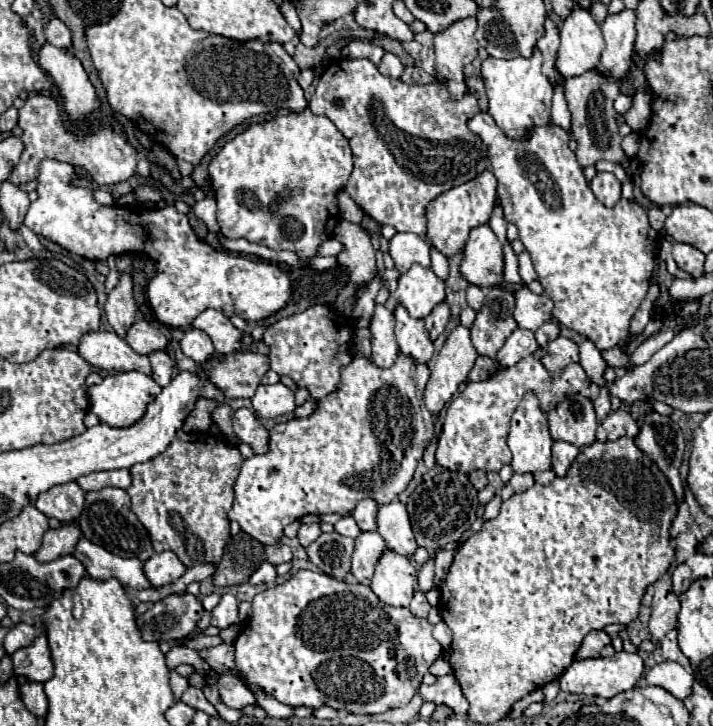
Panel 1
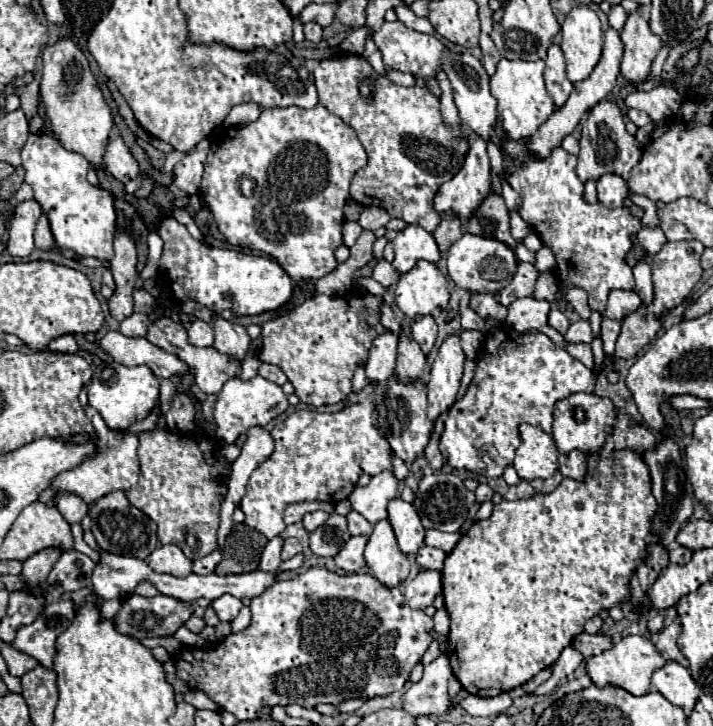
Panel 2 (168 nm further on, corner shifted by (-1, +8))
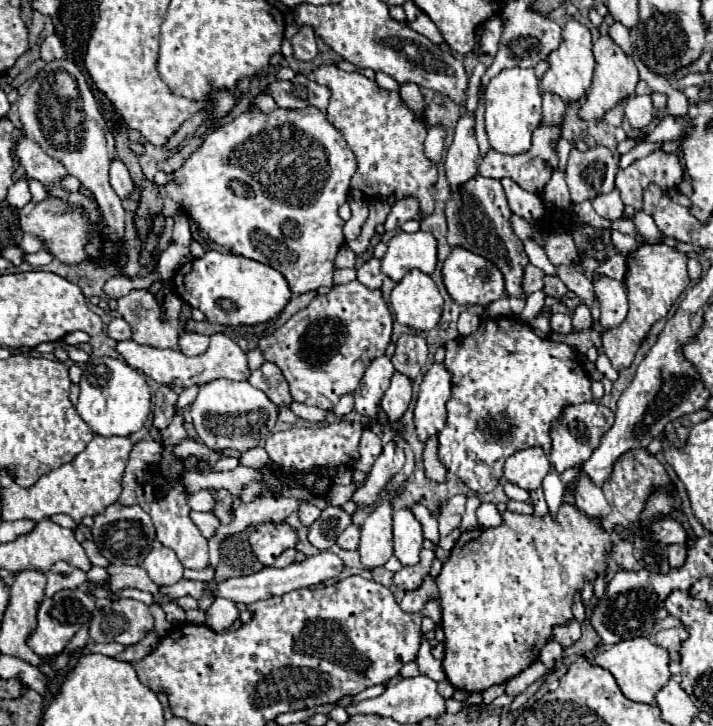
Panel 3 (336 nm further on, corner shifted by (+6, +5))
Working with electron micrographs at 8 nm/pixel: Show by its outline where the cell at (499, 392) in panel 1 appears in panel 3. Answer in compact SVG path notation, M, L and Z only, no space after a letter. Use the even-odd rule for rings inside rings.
M498 317L498 319L482 319L478 329L466 337L458 335L444 343L446 357L444 367L450 371L452 379L452 395L446 403L448 421L446 427L440 431L440 447L438 455L442 465L458 475L474 493L488 493L492 491L500 477L504 461L514 455L516 451L528 447L542 447L546 453L552 449L550 429L554 427L556 419L568 405L578 405L592 401L590 393L590 379L584 373L582 365L578 363L576 353L558 341L540 339L530 325L520 319Z

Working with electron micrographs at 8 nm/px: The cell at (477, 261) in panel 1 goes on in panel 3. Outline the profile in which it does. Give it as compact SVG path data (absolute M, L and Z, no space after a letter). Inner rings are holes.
M462 247L452 249L450 257L444 261L442 277L444 277L444 285L448 289L448 295L458 305L482 305L482 307L486 307L488 303L492 303L504 295L504 277L500 273L500 269L494 263L486 261L484 257L474 255Z

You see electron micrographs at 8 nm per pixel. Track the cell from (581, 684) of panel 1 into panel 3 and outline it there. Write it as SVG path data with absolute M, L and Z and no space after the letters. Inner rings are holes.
M636 637L630 641L620 641L620 643L612 645L610 649L604 649L602 653L598 653L594 657L594 663L608 669L614 675L620 691L630 701L648 703L648 705L656 703L654 697L656 697L658 689L662 689L662 685L666 685L666 681L670 681L670 677L672 677L672 673L668 669L668 665L670 665L668 651L662 649L660 645L652 643L648 637Z

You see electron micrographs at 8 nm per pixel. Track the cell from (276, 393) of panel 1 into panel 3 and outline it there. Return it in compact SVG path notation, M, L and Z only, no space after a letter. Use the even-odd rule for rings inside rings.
M218 379L206 385L200 385L194 403L190 405L190 415L194 429L202 443L210 449L236 449L240 453L254 449L262 437L266 437L276 419L278 409L274 403L248 381L230 381Z

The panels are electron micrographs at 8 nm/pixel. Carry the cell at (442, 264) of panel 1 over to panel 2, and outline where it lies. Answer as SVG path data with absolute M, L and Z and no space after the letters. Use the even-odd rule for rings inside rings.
M347 54L321 60L313 76L319 104L337 114L347 126L351 126L367 152L367 166L361 168L351 182L351 198L361 206L385 208L391 218L401 218L407 224L419 224L427 232L433 232L441 222L441 216L433 210L433 196L443 182L449 182L449 178L461 170L465 154L469 154L469 140L461 130L461 124L449 126L443 122L439 98L433 92L419 86L403 88L393 84L389 78L377 74L363 56Z

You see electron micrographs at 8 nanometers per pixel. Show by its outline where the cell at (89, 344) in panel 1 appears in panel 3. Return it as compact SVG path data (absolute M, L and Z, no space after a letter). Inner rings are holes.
M216 333L210 337L210 347L206 353L198 357L186 357L180 351L170 351L170 349L156 349L156 347L144 347L134 341L120 341L118 343L118 353L126 359L128 365L136 367L144 375L152 377L156 383L164 383L170 387L192 387L192 385L204 385L214 379L232 379L232 381L246 381L250 377L248 369L248 359L246 353L224 333Z

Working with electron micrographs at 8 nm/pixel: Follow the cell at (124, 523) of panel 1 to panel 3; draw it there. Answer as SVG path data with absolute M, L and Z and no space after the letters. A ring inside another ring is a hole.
M112 503L106 511L94 517L94 527L92 527L92 539L98 547L98 551L112 563L112 565L140 565L146 553L154 545L154 525L150 515L138 507L122 507L122 521L120 521L120 503Z

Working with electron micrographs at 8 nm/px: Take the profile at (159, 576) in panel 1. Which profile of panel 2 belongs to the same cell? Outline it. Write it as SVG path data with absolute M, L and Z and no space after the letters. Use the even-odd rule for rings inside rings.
M175 544L155 548L149 556L149 566L157 572L173 574L173 576L179 576L179 578L191 574L191 560Z

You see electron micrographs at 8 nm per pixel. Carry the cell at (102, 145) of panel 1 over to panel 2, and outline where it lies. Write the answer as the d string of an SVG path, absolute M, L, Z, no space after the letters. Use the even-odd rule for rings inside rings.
M121 138L107 142L103 162L105 162L105 168L121 182L127 182L139 176L139 162L133 158L133 154L129 152L129 148Z

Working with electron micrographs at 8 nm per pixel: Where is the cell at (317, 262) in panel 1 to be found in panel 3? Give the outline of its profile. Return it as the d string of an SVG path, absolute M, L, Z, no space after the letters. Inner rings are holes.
M342 245L336 257L336 267L354 267L354 263L356 263L356 253L348 245Z

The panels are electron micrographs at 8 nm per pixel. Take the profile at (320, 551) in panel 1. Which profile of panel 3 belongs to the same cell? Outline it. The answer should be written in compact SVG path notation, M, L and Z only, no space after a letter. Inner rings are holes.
M328 505L322 515L310 525L310 533L308 533L308 539L314 547L318 549L330 549L338 535L352 523L352 517L342 509L342 507L334 507L334 505Z

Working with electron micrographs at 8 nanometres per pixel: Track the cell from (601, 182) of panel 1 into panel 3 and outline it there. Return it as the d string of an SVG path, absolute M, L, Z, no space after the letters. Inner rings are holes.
M618 189L610 191L608 195L598 195L598 197L592 201L592 205L594 205L596 213L598 213L600 217L608 219L608 221L616 221L616 219L620 219L622 213L624 213L624 203L622 203L622 199L620 199Z

